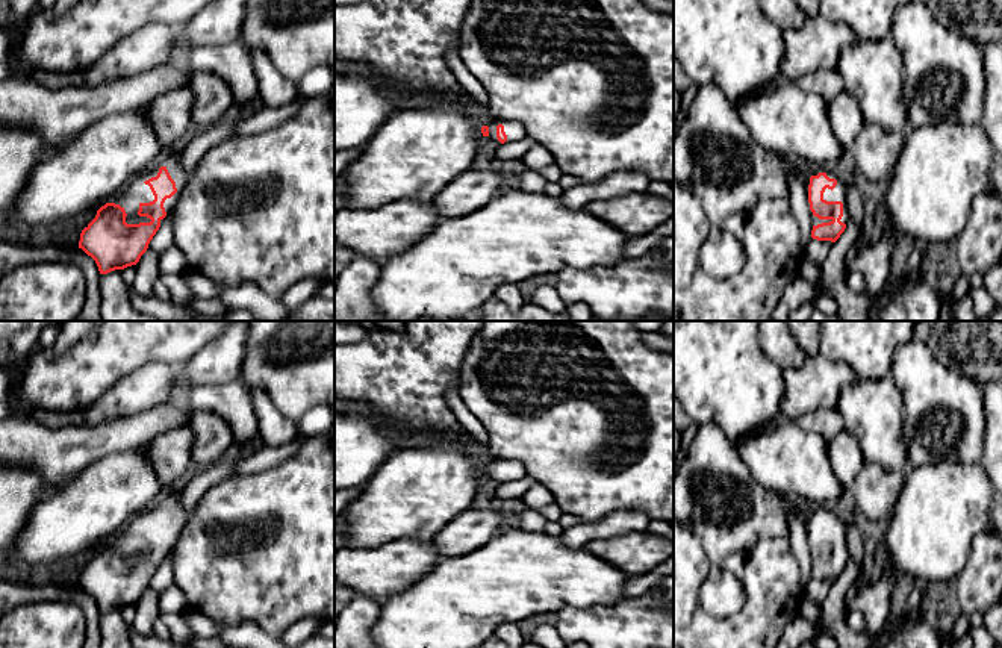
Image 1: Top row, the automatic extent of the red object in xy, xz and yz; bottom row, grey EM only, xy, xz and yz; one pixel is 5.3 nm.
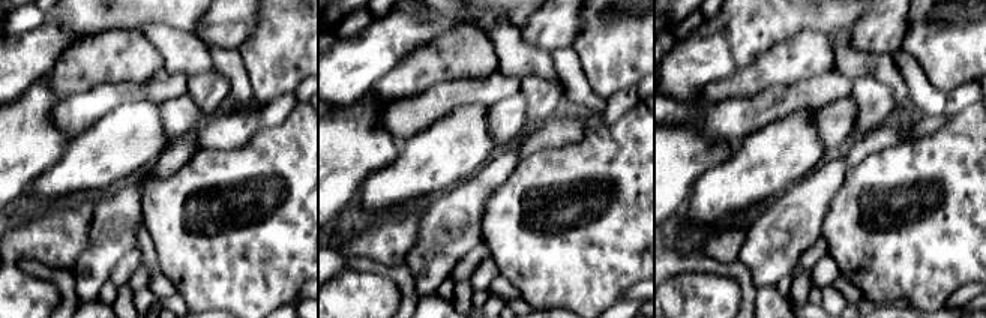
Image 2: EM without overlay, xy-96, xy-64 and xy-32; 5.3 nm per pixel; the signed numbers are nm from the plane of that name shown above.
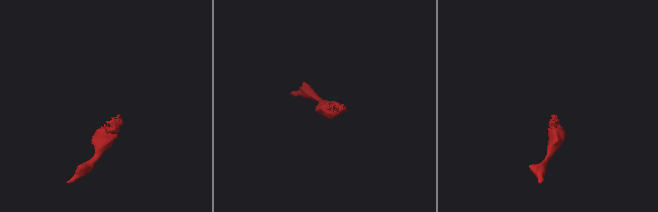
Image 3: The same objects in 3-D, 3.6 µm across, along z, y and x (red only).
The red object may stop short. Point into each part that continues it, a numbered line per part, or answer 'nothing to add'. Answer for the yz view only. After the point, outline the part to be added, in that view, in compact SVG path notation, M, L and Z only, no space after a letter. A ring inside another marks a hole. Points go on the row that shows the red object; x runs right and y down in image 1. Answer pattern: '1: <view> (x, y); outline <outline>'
1: yz (839, 193); outline M817 167L816 171L813 173L813 176L817 176L819 173L825 173L829 179L837 180L837 185L832 191L828 188L825 189L823 200L843 203L843 217L840 221L846 224L849 221L849 212L848 212L848 206L846 206L845 182L839 180L837 176L832 171L829 171L826 167Z

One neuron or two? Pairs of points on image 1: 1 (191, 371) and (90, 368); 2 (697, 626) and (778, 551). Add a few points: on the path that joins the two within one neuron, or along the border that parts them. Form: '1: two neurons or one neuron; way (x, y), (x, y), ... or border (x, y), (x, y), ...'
1: two neurons; border (203, 348), (176, 371)
2: one neuron; way (725, 626), (736, 626), (771, 591), (771, 580)

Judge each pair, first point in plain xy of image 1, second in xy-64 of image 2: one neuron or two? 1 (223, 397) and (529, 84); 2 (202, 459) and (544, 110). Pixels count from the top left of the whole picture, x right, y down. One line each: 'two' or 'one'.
1: two
2: one

